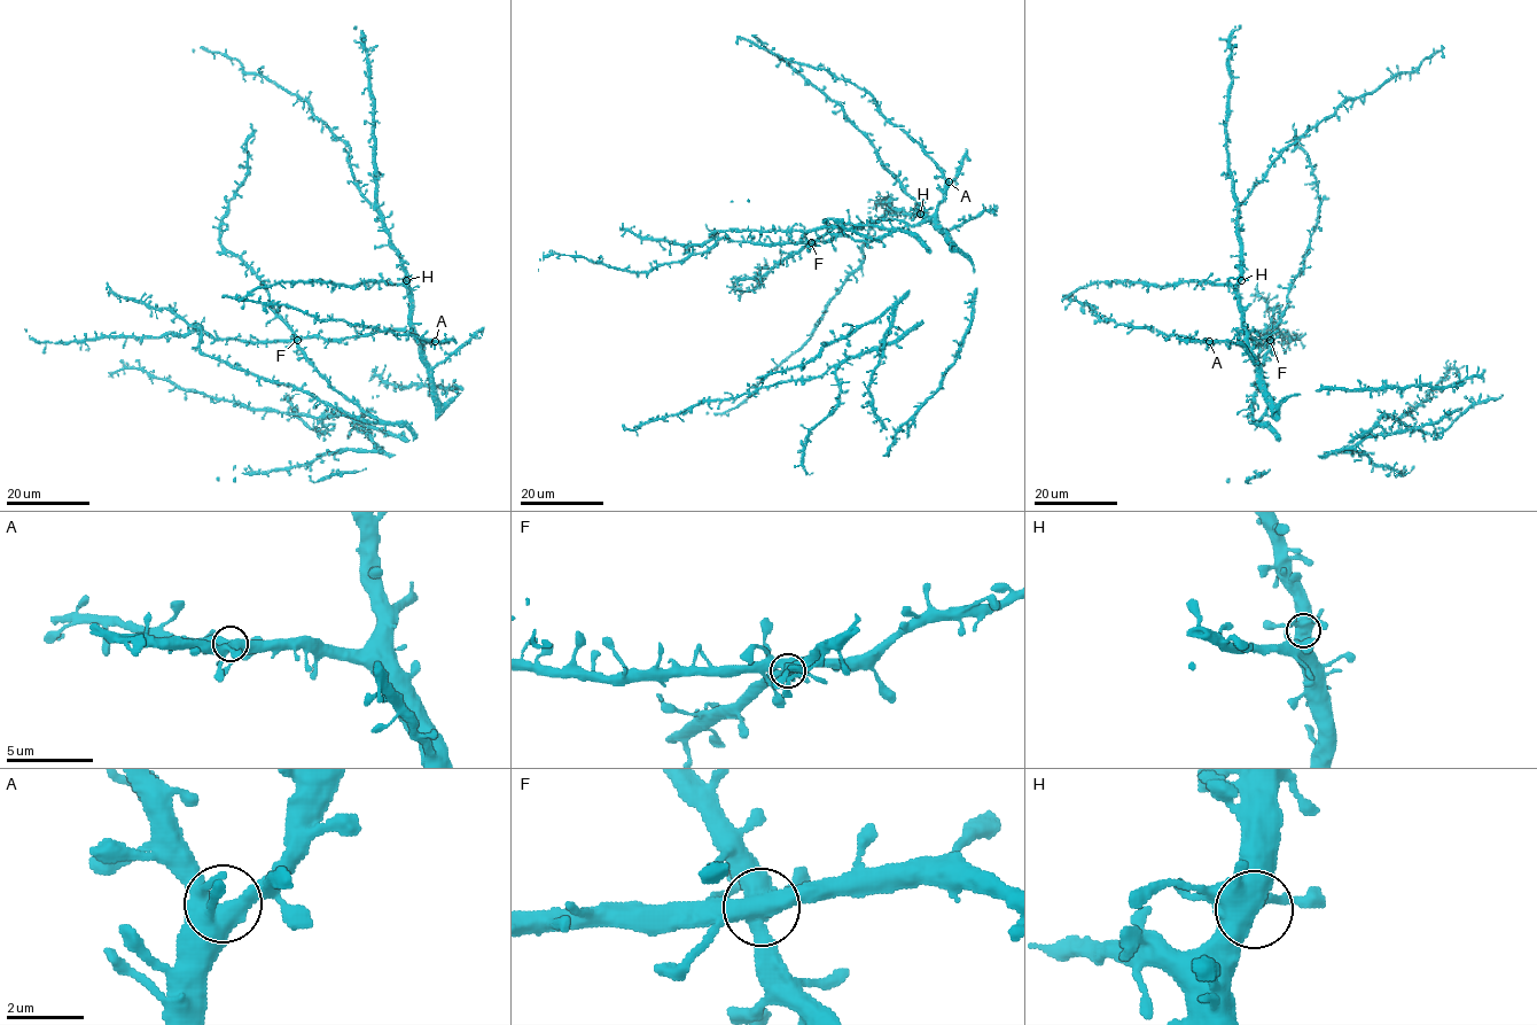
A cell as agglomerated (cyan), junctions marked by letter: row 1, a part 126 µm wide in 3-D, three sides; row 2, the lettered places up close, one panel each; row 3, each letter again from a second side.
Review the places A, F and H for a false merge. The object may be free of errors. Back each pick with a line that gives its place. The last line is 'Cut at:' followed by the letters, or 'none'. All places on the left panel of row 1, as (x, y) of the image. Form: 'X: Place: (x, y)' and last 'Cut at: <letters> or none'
Cut at: none

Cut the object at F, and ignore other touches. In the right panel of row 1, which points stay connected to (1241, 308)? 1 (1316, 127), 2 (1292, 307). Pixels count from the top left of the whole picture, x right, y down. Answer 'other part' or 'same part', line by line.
1: same part
2: other part

